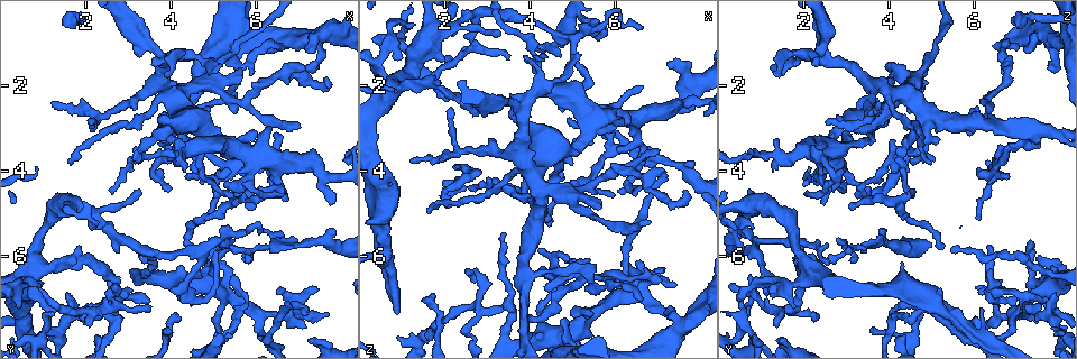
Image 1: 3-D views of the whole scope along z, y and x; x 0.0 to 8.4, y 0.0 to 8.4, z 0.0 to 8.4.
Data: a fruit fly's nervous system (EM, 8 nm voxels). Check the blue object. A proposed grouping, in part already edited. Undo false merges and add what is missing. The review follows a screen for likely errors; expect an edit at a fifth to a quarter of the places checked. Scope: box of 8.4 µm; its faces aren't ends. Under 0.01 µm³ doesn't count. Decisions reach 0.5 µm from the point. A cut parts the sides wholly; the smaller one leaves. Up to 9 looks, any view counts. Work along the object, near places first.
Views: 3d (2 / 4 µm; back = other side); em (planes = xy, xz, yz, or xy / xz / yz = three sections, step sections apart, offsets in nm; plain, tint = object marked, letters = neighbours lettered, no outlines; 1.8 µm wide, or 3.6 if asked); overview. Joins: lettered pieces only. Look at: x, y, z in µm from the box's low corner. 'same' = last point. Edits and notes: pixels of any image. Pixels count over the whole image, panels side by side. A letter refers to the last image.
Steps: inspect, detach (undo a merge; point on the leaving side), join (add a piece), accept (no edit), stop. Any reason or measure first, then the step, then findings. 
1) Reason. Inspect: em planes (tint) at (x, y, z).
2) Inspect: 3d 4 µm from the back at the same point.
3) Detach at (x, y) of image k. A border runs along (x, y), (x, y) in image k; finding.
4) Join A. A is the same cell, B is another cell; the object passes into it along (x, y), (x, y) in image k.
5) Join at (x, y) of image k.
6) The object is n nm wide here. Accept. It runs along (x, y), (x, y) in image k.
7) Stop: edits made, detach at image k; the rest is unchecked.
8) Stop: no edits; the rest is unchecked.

Inspect: 3d 4 µm from the back at (5.90, 6.15, 2.60).

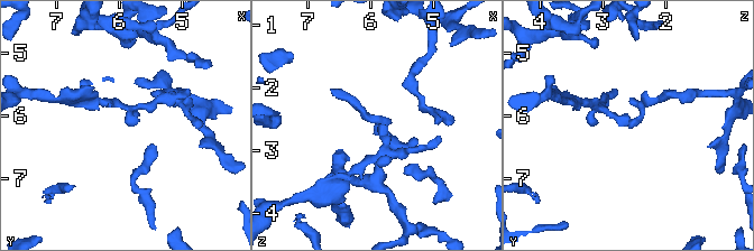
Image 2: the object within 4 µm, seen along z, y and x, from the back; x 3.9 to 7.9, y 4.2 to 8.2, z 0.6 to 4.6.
Now the EM. Inspect: em planes (tint) at (5.80, 6.15, 2.60).

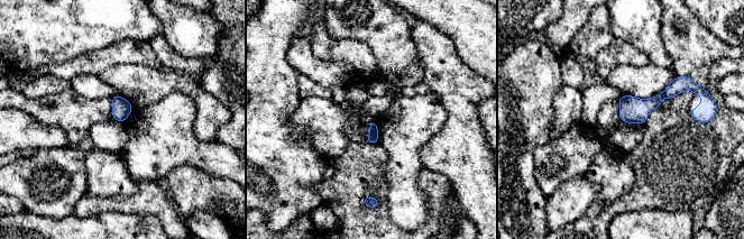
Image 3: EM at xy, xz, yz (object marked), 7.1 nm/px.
See the neighbours. Inspect: em planes (letters) at the same point.

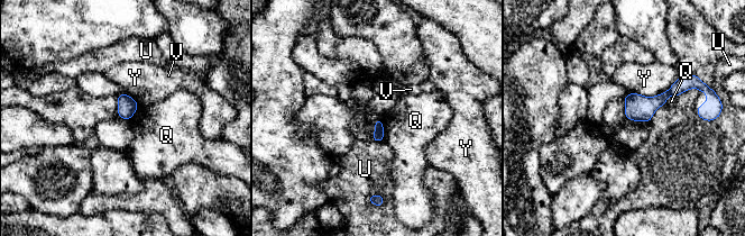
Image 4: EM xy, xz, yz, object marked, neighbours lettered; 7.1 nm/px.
The longest contact is with Y, 420 nm. Accept. Q, U, V and Y are other cells; no lettered piece goes on from it.

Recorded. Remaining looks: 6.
Abrupt turn. Inspect: 3d 2 µm at (0.65, 7.75, 6.00).

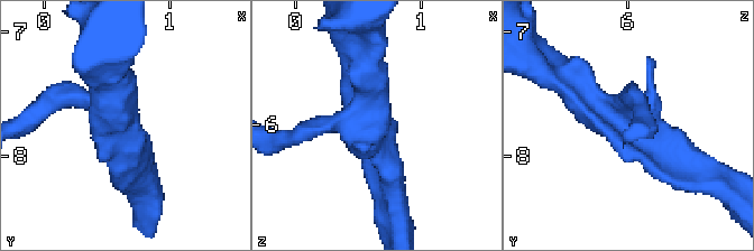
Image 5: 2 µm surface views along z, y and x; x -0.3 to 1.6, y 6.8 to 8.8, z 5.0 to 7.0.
Shape alone is not enough. Inspect: em planes (tint) at (0.62, 7.74, 5.96).

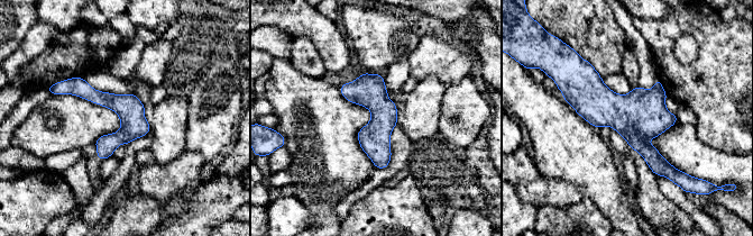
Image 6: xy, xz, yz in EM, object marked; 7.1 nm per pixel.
Inspect: em planes (letters) at the same point.

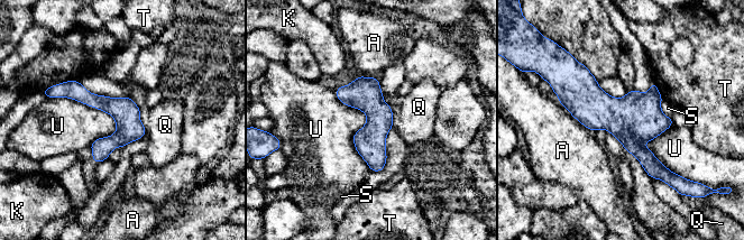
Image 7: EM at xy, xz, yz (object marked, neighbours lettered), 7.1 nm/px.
The object is 190 nm wide here. Accept. A, K, Q, S, T and U are other cells; it runs along (566, 86), (667, 172) in image 7; one neuron here.

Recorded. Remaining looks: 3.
Branch stops here. Inspect: em planes (letters) at (0.85, 7.80, 7.95).

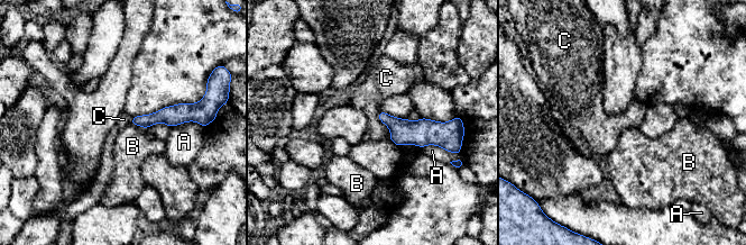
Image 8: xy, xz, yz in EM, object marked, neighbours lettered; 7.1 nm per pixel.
Accept. A, B and C are other cells; a border runs along (378, 111), (378, 118), (386, 125) in image 8; no lettered piece goes on from it.

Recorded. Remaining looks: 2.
Stop: no edits; the rest is unchecked.

